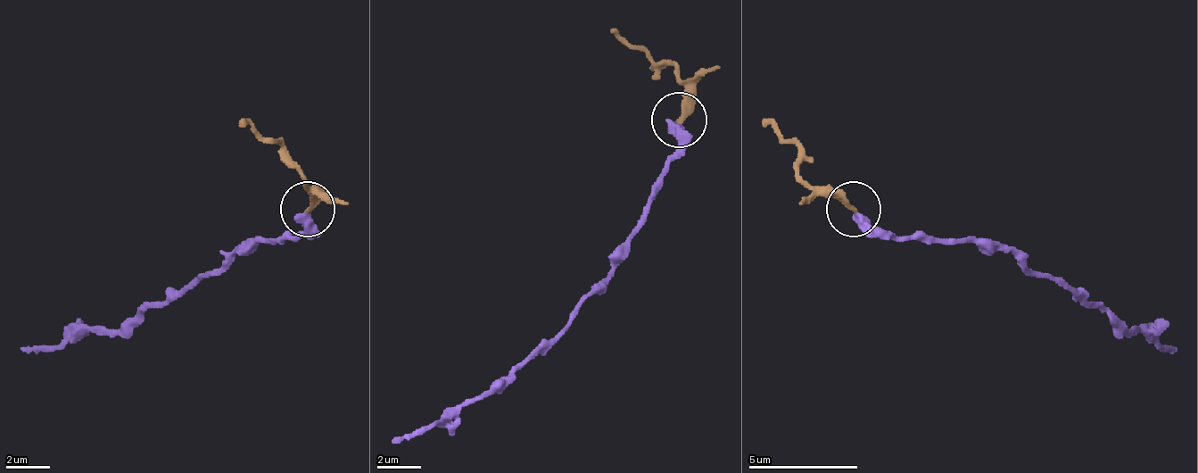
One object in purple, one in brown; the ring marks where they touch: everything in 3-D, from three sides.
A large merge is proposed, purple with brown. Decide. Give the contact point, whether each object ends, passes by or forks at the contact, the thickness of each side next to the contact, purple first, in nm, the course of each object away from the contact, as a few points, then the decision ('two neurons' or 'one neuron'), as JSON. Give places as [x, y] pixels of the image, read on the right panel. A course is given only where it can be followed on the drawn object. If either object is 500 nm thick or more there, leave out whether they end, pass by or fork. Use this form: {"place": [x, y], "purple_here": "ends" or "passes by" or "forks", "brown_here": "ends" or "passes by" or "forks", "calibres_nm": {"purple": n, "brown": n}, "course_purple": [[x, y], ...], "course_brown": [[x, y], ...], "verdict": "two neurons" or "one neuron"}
{"place": [854, 209], "purple_here": "ends", "brown_here": "ends", "calibres_nm": {"purple": 400, "brown": 260}, "course_purple": [[852, 212], [896, 235], [995, 240], [1126, 327], [1136, 327], [1153, 344], [1175, 350]], "course_brown": [[852, 207], [808, 180], [797, 147], [764, 120]], "verdict": "one neuron"}

